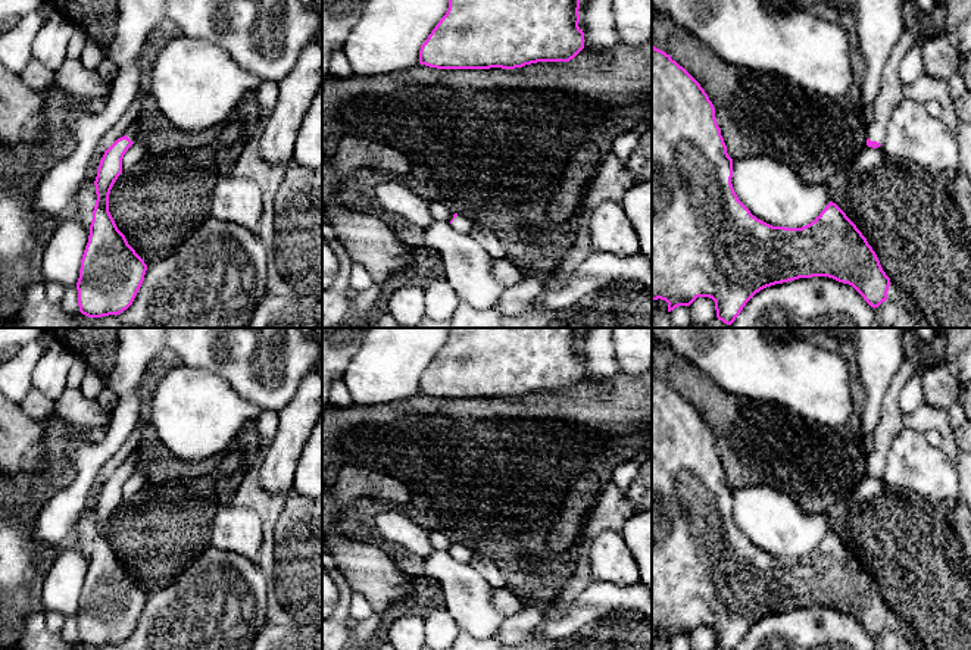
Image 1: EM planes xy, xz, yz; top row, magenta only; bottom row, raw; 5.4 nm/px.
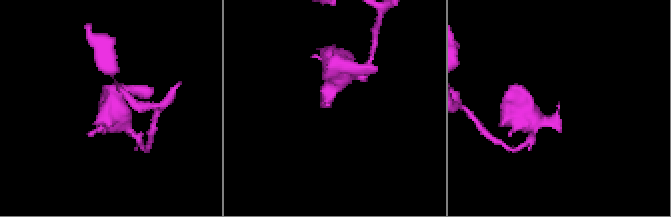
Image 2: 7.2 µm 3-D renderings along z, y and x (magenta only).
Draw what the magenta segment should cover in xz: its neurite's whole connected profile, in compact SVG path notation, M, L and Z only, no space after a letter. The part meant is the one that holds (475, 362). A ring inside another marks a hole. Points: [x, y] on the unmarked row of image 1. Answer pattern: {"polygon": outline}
{"polygon": "M449 328L449 338L431 360L419 379L419 393L437 399L515 399L537 391L569 391L584 378L584 362L580 359L580 328Z"}

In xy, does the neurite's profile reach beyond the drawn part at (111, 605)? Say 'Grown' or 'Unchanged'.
Grown

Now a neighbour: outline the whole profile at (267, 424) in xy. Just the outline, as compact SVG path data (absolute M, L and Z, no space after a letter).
M263 410L256 421L256 426L260 437L260 444L263 449L266 449L278 429L278 412Z

